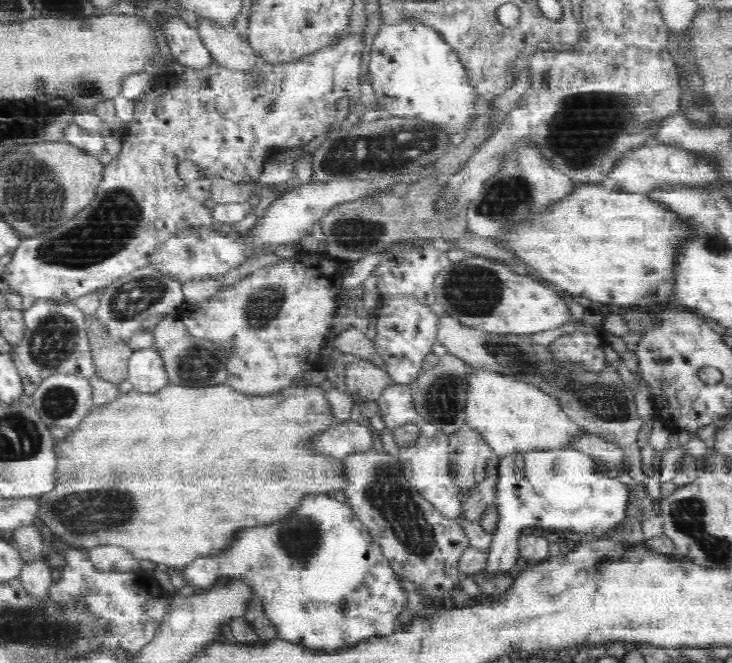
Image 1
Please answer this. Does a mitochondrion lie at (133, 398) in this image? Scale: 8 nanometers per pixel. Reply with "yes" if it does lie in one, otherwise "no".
no

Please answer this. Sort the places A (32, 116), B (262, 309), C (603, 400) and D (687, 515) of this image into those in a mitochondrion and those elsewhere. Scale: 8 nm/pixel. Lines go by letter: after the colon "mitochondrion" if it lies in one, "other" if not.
A: mitochondrion
B: mitochondrion
C: mitochondrion
D: mitochondrion

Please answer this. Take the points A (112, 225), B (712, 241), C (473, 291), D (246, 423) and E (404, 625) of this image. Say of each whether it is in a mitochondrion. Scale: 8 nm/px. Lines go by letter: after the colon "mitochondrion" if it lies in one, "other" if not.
A: mitochondrion
B: mitochondrion
C: mitochondrion
D: other
E: other

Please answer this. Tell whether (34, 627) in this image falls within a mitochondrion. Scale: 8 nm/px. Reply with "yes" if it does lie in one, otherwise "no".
yes

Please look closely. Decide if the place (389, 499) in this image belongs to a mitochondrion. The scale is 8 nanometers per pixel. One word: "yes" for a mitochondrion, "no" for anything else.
yes

